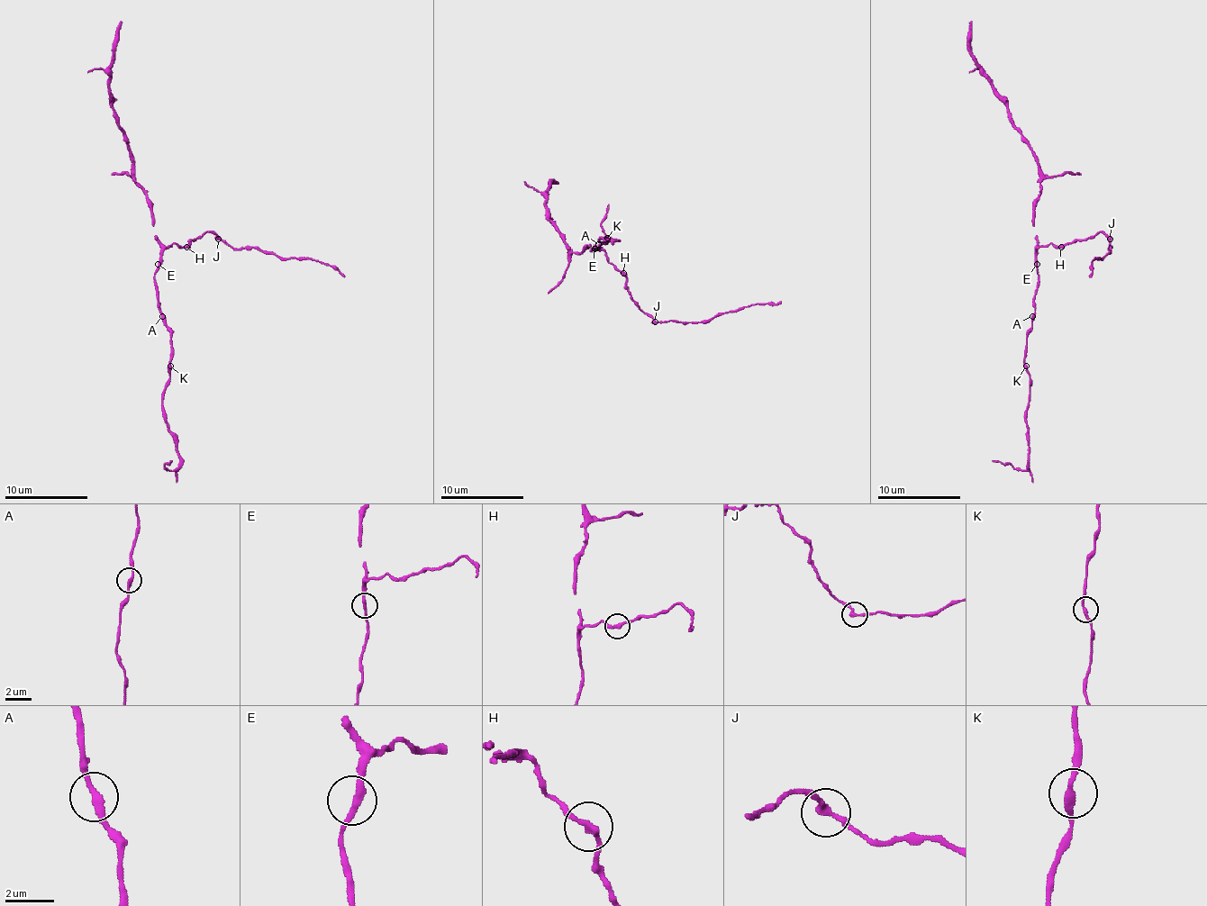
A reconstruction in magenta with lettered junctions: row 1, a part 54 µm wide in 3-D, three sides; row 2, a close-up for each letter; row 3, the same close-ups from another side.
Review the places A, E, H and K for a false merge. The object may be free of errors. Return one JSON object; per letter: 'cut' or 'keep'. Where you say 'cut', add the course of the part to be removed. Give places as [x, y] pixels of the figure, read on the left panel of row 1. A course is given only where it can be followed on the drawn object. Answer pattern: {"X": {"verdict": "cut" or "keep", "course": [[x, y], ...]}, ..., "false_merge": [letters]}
{"A": {"verdict": "keep"}, "E": {"verdict": "keep"}, "H": {"verdict": "keep"}, "K": {"verdict": "keep"}, "false_merge": []}

